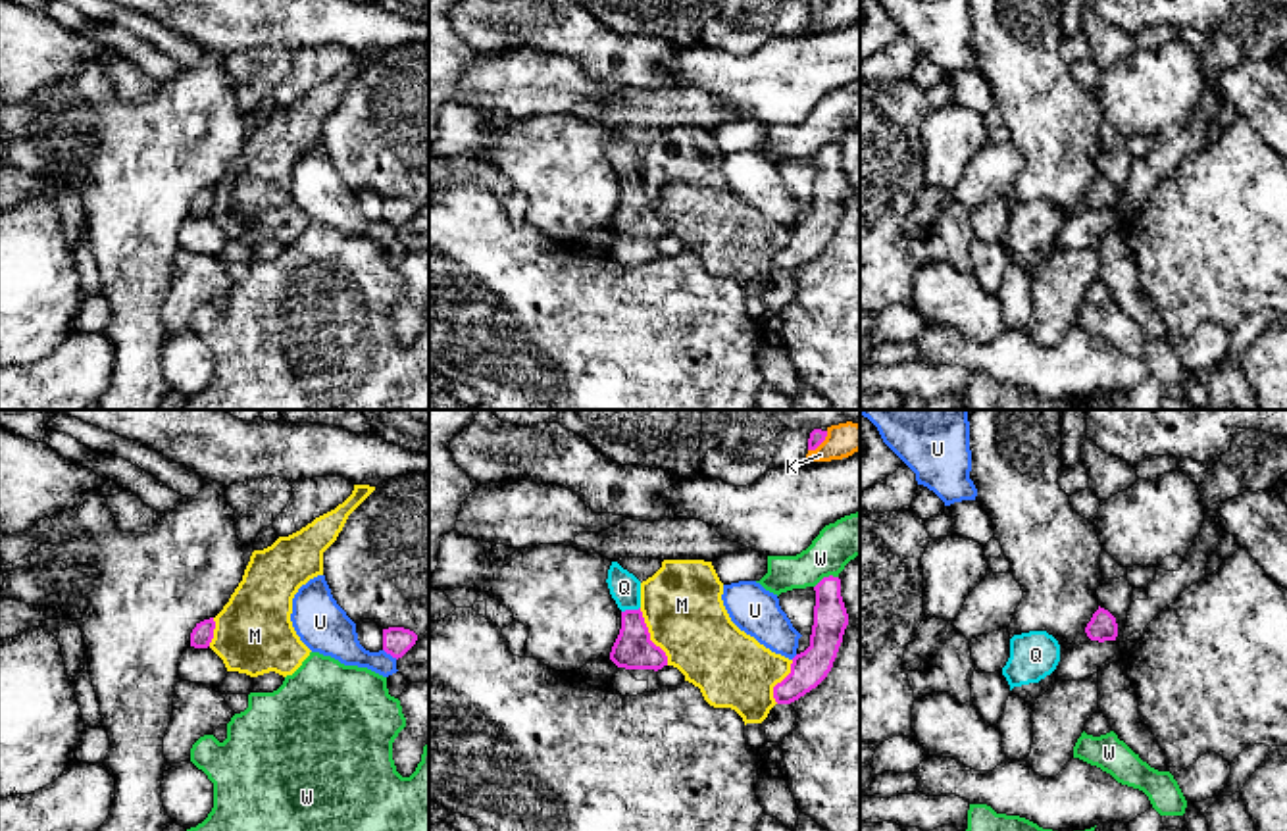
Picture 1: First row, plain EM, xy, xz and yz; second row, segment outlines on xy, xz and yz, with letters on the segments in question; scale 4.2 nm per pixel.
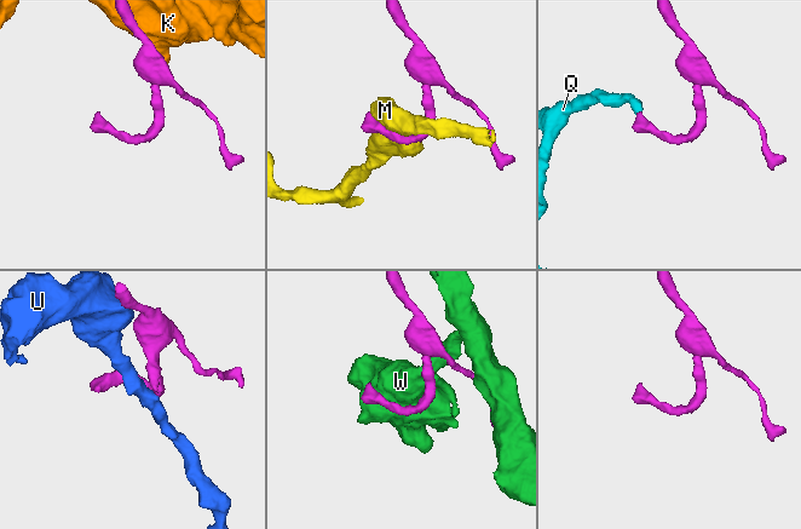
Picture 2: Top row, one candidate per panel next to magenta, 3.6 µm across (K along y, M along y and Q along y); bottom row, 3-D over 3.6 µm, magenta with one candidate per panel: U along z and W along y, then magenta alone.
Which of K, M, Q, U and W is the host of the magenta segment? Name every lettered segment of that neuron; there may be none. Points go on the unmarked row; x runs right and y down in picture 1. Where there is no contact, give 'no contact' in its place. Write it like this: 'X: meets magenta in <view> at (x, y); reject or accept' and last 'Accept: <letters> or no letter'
K: meets magenta in xz at (820, 12); reject
M: meets magenta in xz at (649, 206); reject
Q: meets magenta in xz at (630, 179); accept
U: meets magenta in xy at (391, 224); reject
W: meets magenta in xz at (826, 147); reject
Accept: Q

